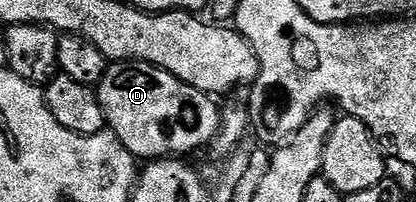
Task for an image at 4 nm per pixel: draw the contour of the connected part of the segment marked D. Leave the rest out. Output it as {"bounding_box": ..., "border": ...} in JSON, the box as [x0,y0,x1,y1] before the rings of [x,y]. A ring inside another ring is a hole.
{"bounding_box":[97,61,223,161],"border":[[[114,61],[107,66],[106,72],[104,73],[104,77],[102,78],[102,82],[98,84],[97,88],[98,100],[100,101],[100,105],[104,109],[104,117],[106,118],[106,126],[109,130],[114,134],[118,140],[123,143],[124,146],[130,150],[130,154],[137,157],[142,161],[153,161],[156,159],[164,159],[167,157],[190,157],[186,155],[190,155],[193,151],[198,151],[201,147],[206,147],[215,142],[218,138],[219,131],[222,130],[222,117],[223,112],[218,111],[218,107],[213,98],[211,96],[205,95],[203,91],[200,89],[196,89],[192,85],[188,85],[184,81],[180,81],[175,75],[172,73],[168,73],[164,69],[160,69],[156,65],[152,65],[151,63],[135,63],[133,61]]]}

